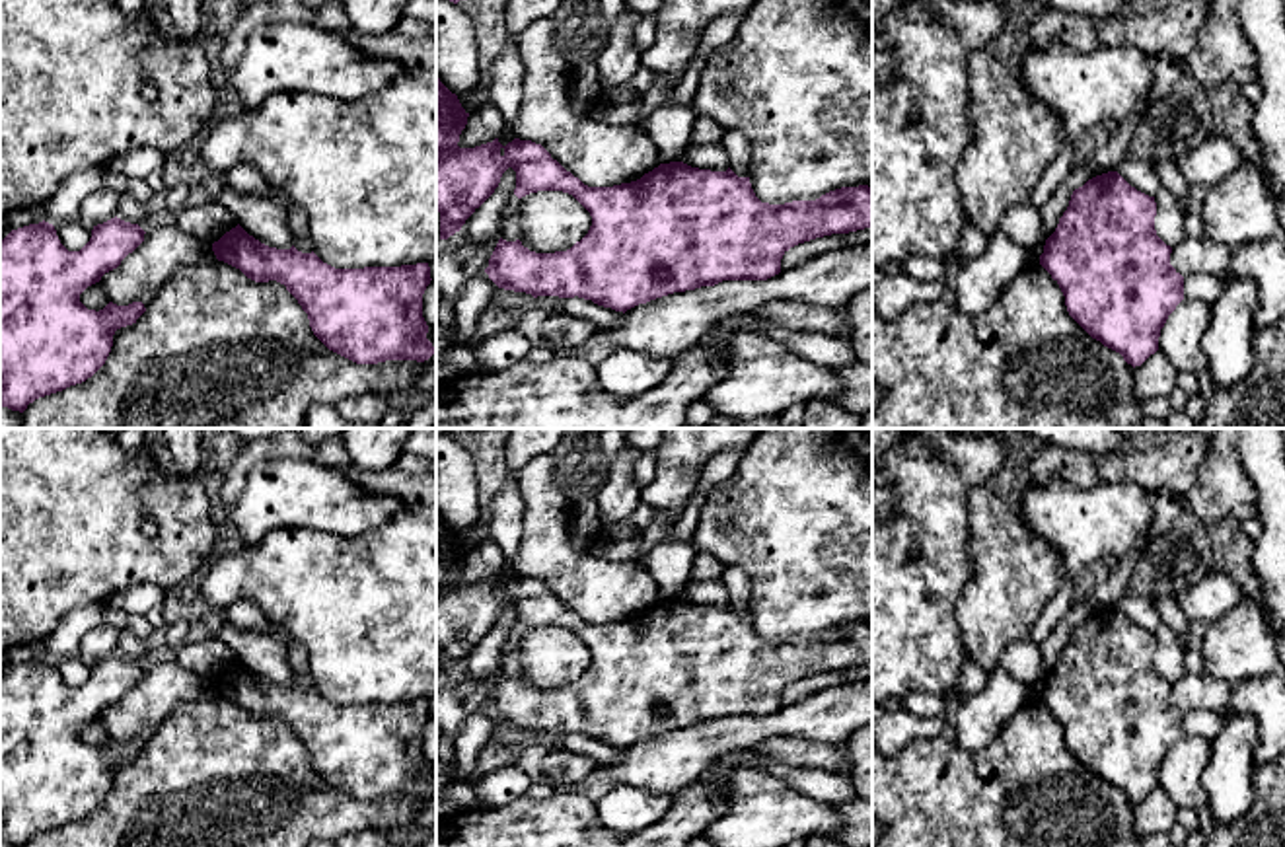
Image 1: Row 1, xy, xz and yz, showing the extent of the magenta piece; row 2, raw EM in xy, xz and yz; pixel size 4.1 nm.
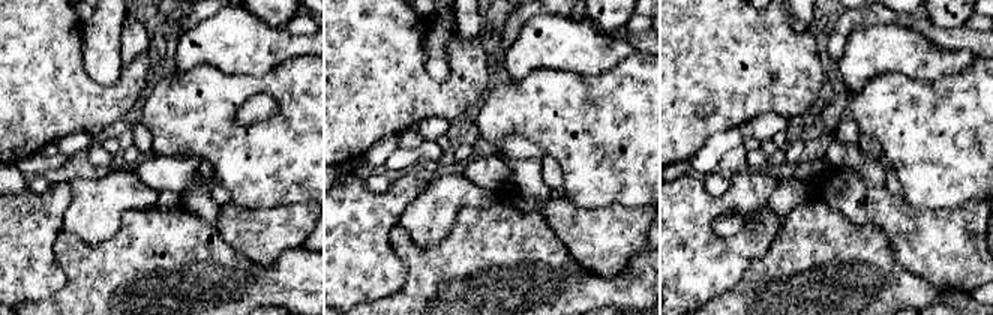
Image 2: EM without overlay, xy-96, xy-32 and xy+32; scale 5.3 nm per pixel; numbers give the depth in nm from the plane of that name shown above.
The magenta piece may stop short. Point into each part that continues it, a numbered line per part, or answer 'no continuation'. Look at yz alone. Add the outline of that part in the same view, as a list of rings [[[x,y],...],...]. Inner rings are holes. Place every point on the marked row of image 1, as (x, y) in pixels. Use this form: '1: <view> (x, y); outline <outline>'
no continuation

